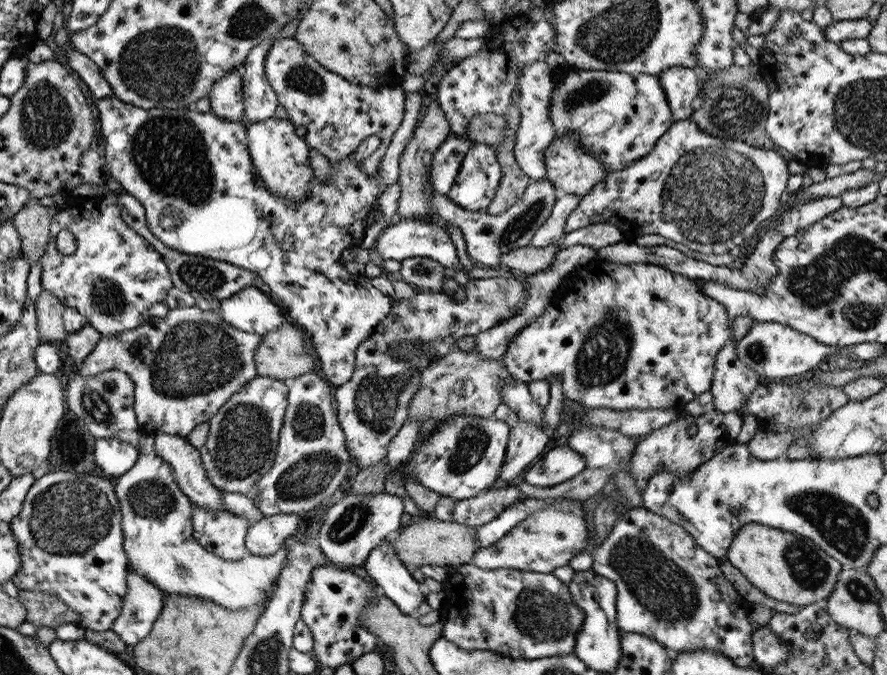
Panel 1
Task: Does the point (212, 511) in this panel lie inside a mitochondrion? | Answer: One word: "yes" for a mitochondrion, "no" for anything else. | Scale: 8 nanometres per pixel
no

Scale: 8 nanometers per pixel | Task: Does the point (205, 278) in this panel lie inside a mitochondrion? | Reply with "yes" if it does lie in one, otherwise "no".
yes

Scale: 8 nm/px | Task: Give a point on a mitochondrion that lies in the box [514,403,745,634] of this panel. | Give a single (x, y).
(668, 592)

